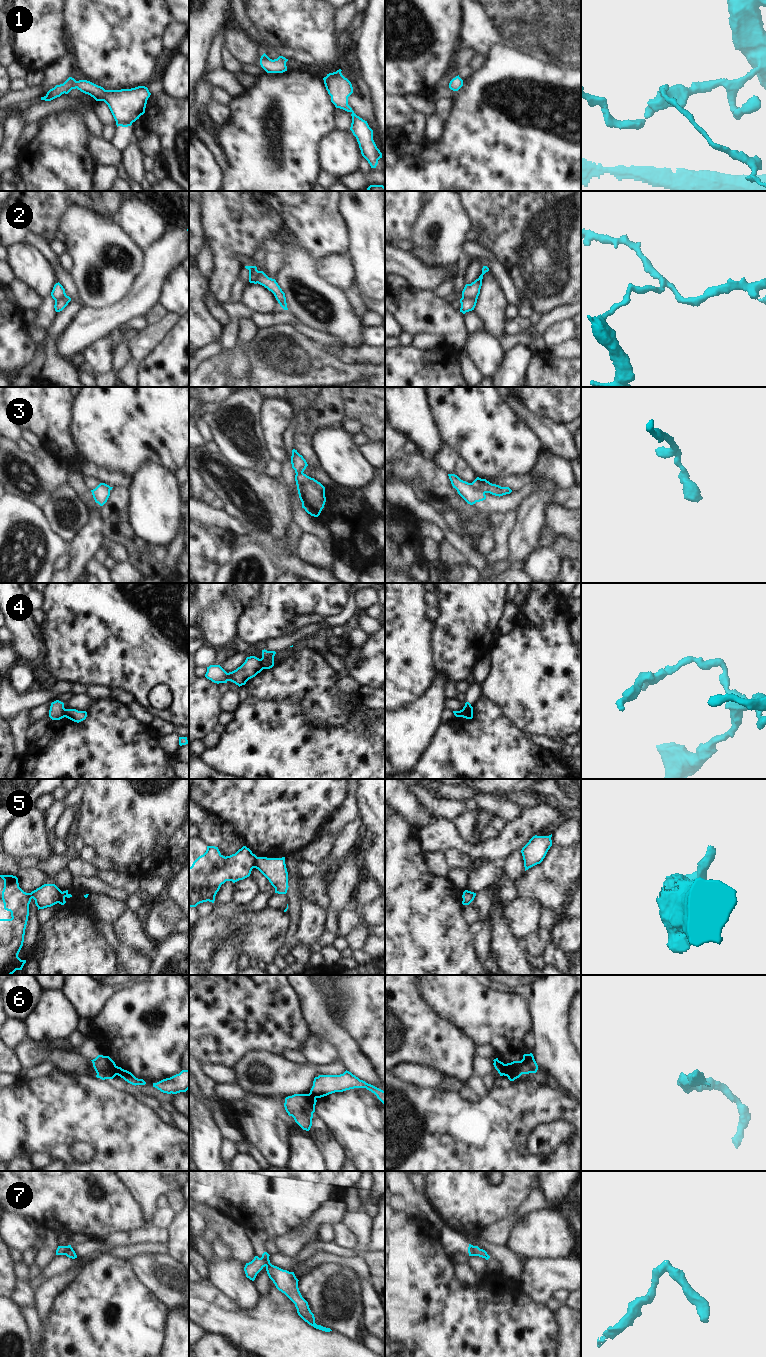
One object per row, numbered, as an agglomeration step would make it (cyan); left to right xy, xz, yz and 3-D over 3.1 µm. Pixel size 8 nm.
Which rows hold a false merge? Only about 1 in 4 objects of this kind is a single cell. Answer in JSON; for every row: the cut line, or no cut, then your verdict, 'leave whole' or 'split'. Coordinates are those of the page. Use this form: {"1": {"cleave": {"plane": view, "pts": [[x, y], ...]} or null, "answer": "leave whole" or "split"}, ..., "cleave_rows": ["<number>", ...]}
{"1": {"cleave": null, "answer": "leave whole"}, "2": {"cleave": {"plane": "xz", "pts": [[250, 268], [255, 271], [257, 282]]}, "answer": "split"}, "3": {"cleave": {"plane": "yz", "pts": [[470, 483], [474, 488], [484, 493]]}, "answer": "split"}, "4": {"cleave": {"plane": "yz", "pts": [[463, 708], [467, 712], [466, 718]]}, "answer": "split"}, "5": {"cleave": {"plane": "xy", "pts": [[62, 892], [57, 902]]}, "answer": "split"}, "6": {"cleave": {"plane": "yz", "pts": [[503, 1064], [505, 1068], [504, 1074]]}, "answer": "split"}, "7": {"cleave": {"plane": "yz", "pts": [[473, 1246], [473, 1251], [476, 1255]]}, "answer": "split"}, "cleave_rows": ["2", "3", "4", "5", "6", "7"]}

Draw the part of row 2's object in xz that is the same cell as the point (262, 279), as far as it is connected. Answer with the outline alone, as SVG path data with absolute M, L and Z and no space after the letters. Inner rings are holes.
M245 266L246 269L254 269L256 271L257 283L271 291L280 306L284 310L288 310L285 293L282 291L275 279L269 278L263 271L258 271L256 266Z

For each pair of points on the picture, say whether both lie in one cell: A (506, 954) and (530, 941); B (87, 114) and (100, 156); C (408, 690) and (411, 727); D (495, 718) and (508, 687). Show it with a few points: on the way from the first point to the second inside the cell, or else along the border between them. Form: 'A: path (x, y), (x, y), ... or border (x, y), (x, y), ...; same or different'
A: border (523, 943), (523, 947), (528, 953); different
B: border (90, 132), (101, 138); different
C: border (428, 689), (419, 698), (395, 709); different
D: border (482, 695), (492, 701), (515, 725); different

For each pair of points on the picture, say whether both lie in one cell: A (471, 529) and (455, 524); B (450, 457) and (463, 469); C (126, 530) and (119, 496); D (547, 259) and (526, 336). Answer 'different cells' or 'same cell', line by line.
A: same cell
B: same cell
C: same cell
D: different cells

